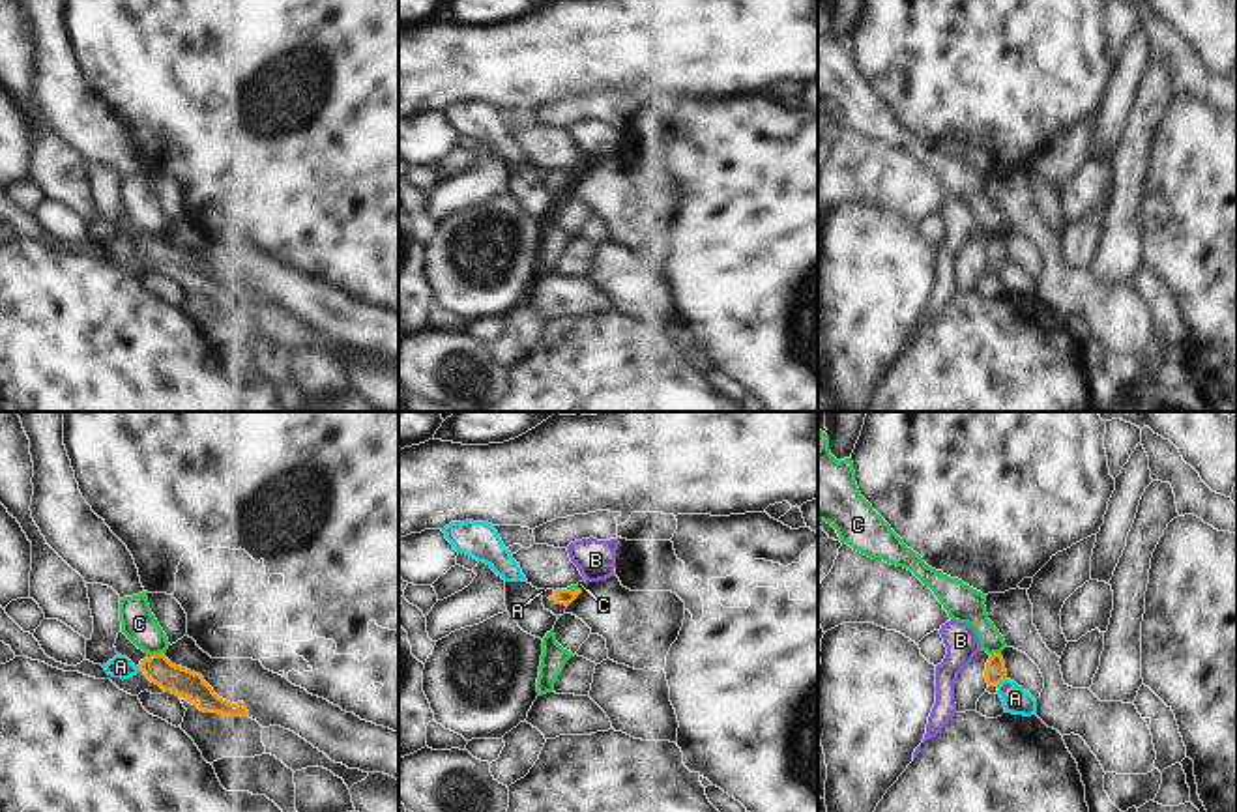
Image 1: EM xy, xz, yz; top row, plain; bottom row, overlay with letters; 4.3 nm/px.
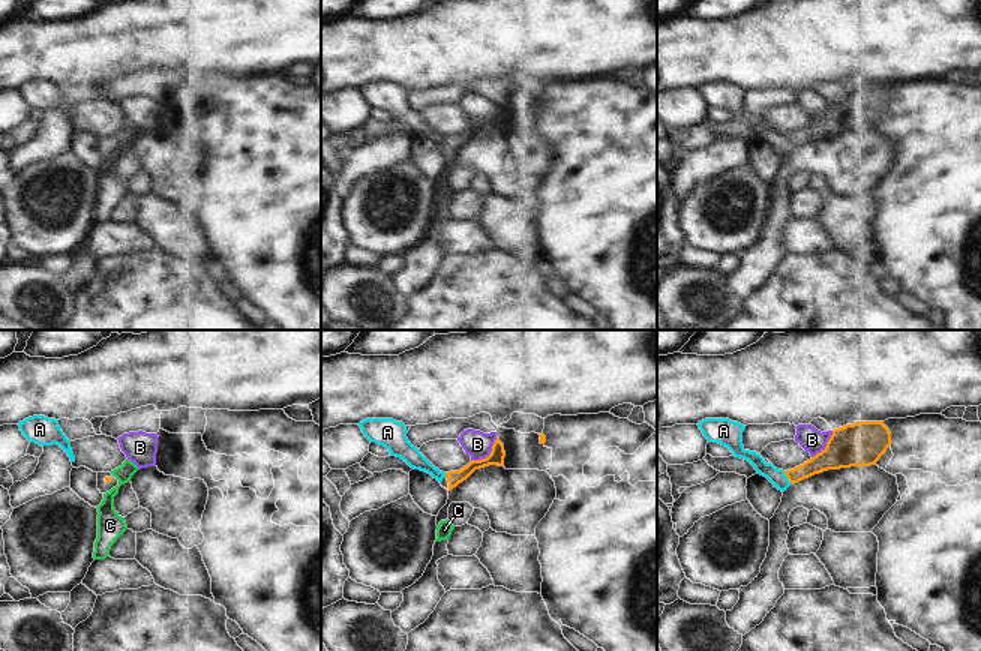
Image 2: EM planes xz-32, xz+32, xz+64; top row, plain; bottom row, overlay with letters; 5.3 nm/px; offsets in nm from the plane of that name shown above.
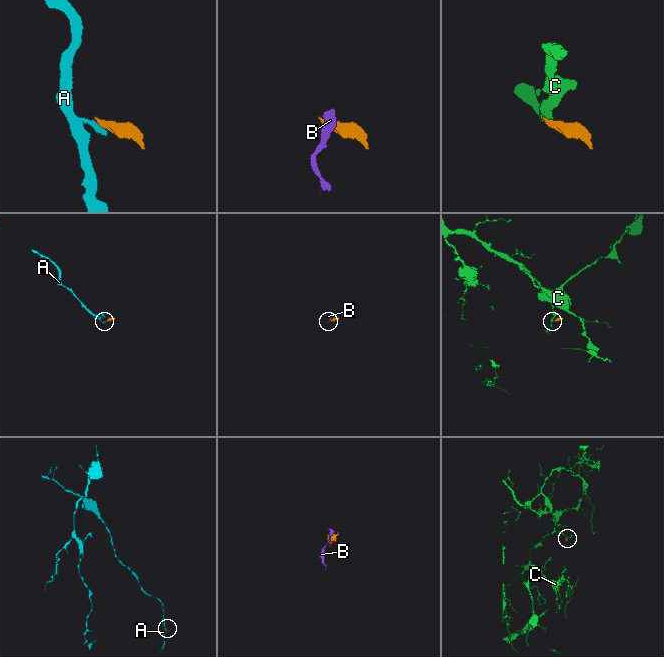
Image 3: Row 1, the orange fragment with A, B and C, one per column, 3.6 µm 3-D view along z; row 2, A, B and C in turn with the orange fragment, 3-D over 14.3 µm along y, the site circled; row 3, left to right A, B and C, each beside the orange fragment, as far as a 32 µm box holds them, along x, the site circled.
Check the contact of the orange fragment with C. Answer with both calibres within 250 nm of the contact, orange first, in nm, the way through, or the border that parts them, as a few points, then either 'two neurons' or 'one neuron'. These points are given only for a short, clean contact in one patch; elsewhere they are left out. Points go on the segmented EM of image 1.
120/150 nm | along xy (163, 652), (152, 655) | two neurons

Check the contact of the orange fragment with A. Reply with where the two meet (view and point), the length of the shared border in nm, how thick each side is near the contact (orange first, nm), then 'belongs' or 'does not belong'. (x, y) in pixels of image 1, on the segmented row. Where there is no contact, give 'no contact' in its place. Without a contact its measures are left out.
meets orange in yz at (1000, 681); contact 60 nm long; 90 nm thick on the orange side, 110 nm on the other; does not belong

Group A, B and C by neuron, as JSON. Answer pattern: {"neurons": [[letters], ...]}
{"neurons": [["A"], ["B"], ["C"]]}

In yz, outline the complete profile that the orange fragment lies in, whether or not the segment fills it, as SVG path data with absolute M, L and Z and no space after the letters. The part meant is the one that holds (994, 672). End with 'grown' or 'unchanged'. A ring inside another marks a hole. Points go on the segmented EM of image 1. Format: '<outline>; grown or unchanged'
M1001 653L990 655L986 662L984 677L988 687L997 687L1003 679L1007 679L1005 660Z; unchanged

